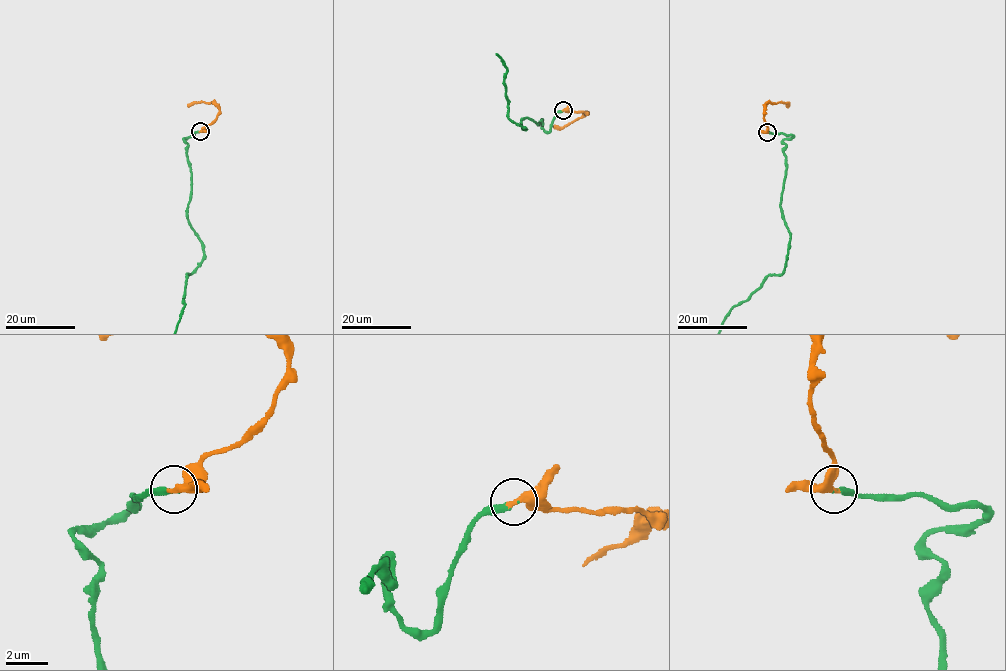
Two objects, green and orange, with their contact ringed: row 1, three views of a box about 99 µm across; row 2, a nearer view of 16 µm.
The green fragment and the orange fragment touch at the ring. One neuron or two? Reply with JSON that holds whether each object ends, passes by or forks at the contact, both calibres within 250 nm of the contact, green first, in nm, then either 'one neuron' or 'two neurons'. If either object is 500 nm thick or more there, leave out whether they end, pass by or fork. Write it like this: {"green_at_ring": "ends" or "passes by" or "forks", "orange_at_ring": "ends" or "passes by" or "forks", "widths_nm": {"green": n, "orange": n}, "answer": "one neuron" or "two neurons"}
{"green_at_ring": "ends", "orange_at_ring": "ends", "widths_nm": {"green": 260, "orange": 420}, "answer": "one neuron"}

